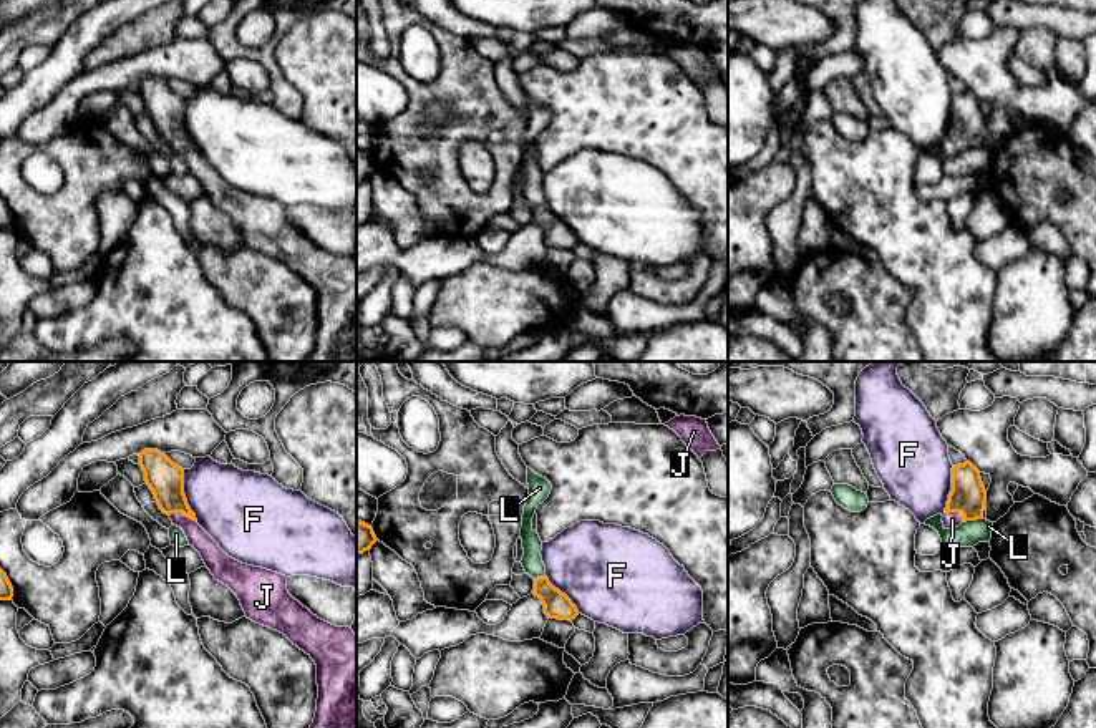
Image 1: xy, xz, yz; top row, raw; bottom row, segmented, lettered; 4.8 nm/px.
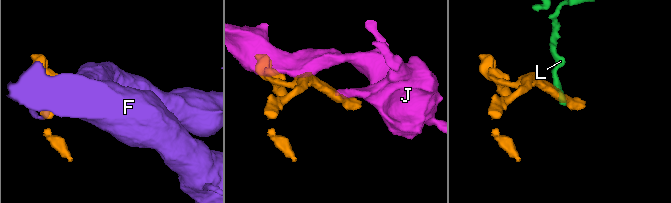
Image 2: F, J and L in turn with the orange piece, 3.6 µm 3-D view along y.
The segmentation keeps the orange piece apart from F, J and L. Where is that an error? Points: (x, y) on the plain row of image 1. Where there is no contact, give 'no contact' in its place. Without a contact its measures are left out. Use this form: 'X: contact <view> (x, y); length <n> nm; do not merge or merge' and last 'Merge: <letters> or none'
F: contact xy (184, 125); length 260 nm; do not merge
J: contact xy (183, 141); length 140 nm; merge
L: contact yz (972, 148); length 110 nm; do not merge
Merge: J

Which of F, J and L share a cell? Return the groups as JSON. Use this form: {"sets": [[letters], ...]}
{"sets": [["F"], ["J"], ["L"]]}

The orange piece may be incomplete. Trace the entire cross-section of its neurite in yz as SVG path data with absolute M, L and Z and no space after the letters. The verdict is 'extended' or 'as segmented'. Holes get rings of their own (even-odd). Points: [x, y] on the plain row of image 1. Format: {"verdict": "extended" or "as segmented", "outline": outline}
{"verdict": "extended", "outline": "M970 90L953 95L952 119L942 146L943 156L955 158L962 151L982 148L985 131L987 119L980 99Z"}

